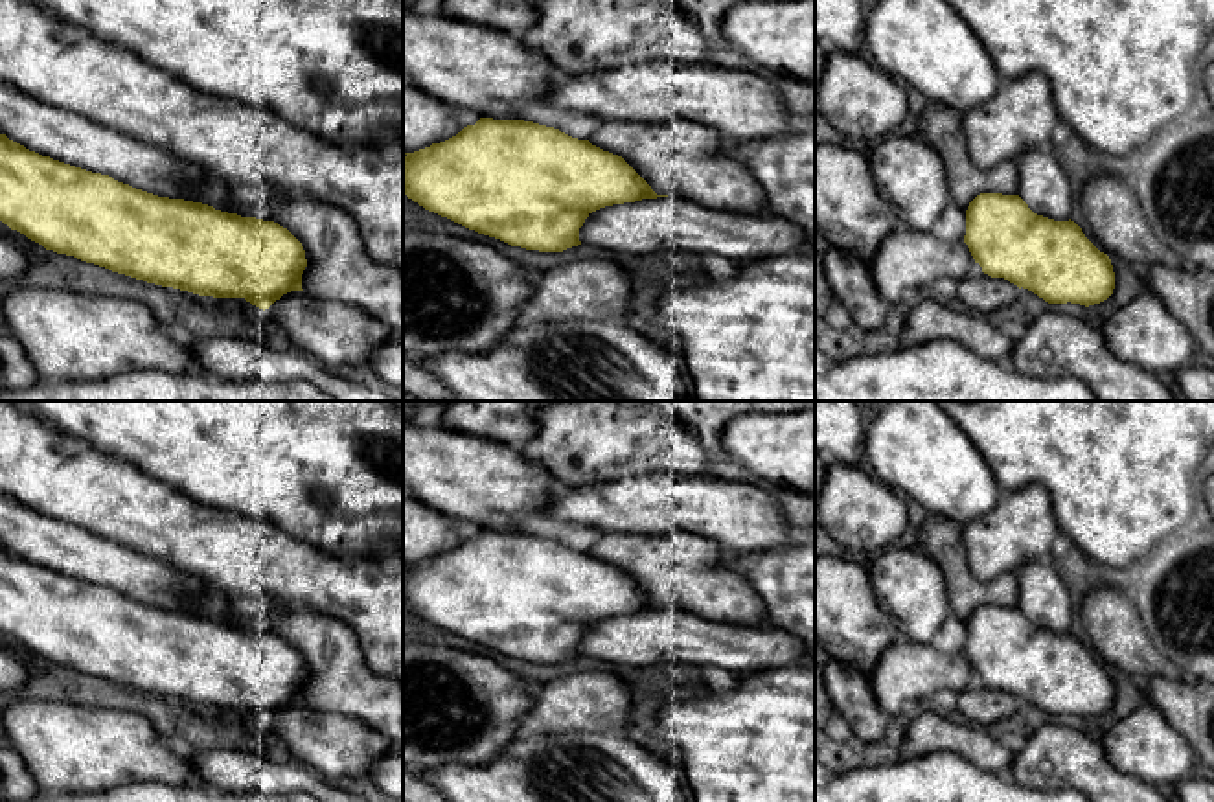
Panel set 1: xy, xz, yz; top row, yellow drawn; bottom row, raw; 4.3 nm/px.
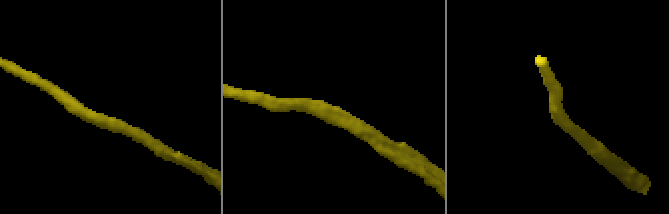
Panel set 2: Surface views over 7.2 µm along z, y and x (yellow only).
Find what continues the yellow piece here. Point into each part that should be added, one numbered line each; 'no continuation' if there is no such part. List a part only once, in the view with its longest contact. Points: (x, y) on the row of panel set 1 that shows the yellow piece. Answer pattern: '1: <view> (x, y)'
1: xy (46, 129)

